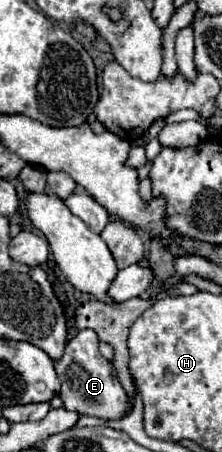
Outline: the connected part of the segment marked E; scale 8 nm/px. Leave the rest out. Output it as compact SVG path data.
M80 330L66 346L64 356L56 362L56 374L62 384L60 398L66 410L74 410L80 416L96 416L102 420L120 420L130 412L130 396L118 382L116 370L98 350L98 334L94 330Z

